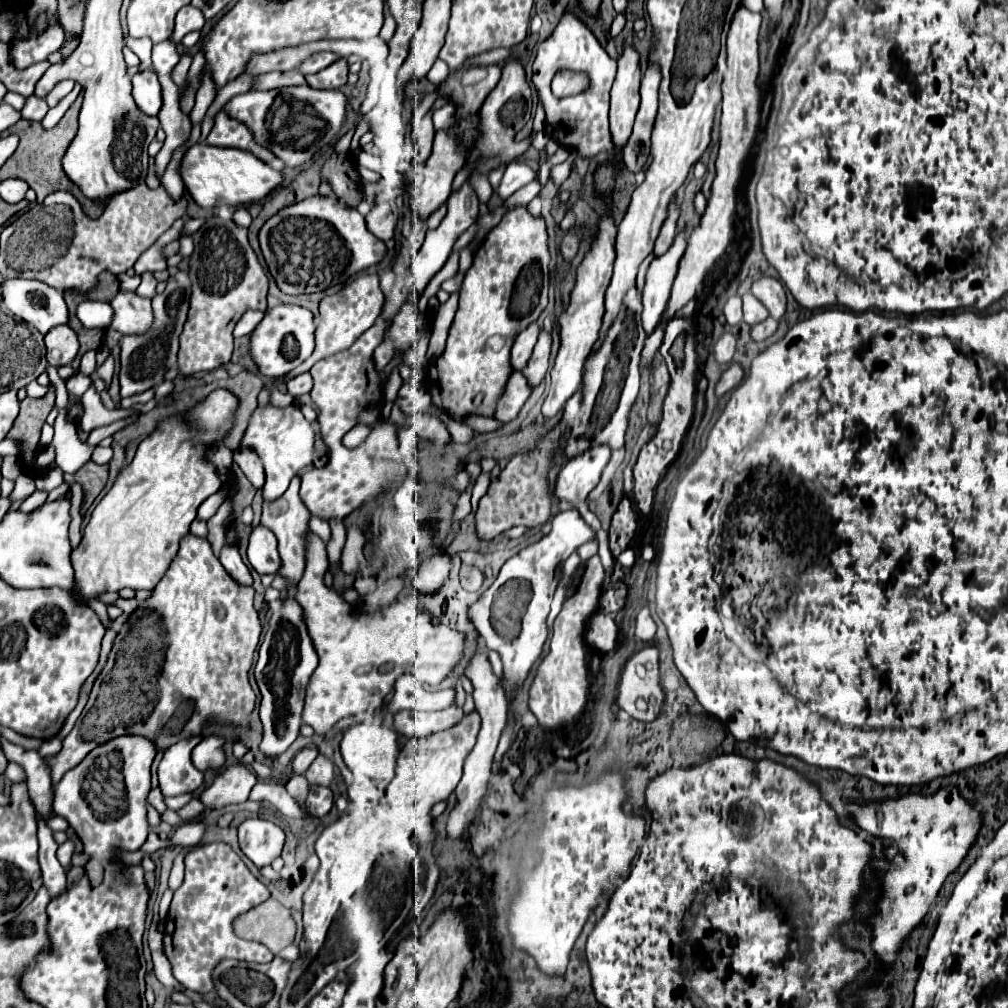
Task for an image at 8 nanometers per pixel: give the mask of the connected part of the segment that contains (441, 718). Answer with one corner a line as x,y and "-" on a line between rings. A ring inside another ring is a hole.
453,703
451,707
443,709
443,711
435,711
435,713
421,713
419,717
413,719
413,727
407,739
421,739
427,737
431,733
443,731
453,727
459,719
463,717
463,711

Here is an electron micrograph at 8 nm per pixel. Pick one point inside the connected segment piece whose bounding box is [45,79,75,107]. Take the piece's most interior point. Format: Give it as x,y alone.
63,87

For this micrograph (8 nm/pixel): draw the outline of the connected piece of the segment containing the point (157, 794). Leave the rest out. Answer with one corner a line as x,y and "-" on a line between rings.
159,787
152,788
148,794
148,803
155,807
160,814
163,814
167,810
167,806
164,803
164,796
161,793

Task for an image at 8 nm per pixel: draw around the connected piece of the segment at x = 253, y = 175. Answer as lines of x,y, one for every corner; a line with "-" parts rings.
195,143
185,151
185,155
181,159
179,175
183,179
185,191
191,195
191,199
199,207
247,205
251,201
263,199
267,193
271,193
283,181
281,171
267,167
255,155
251,155
247,151
239,151
239,149
213,147
207,143

